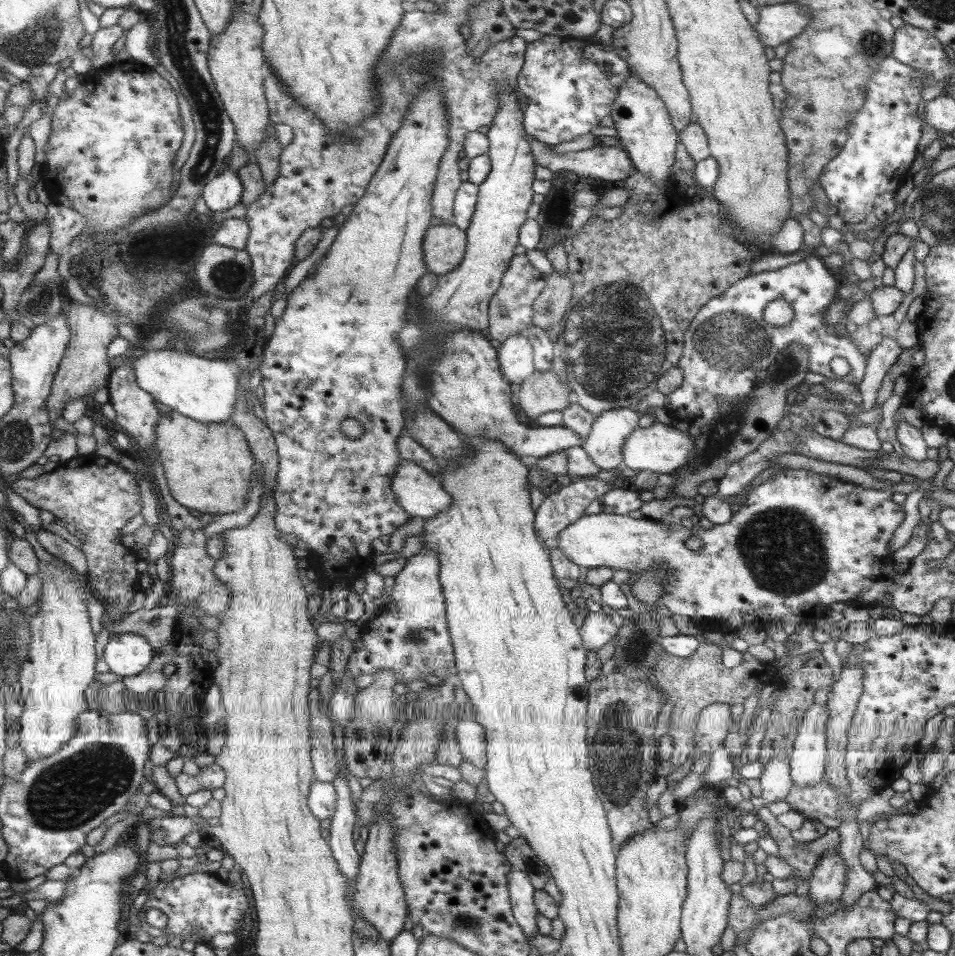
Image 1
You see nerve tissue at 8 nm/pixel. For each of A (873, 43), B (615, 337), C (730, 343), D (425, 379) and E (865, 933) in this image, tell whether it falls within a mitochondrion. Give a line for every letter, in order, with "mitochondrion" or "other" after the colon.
A: mitochondrion
B: mitochondrion
C: mitochondrion
D: other
E: other

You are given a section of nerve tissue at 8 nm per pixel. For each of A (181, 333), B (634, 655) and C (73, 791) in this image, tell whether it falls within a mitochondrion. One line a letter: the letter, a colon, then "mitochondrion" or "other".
A: mitochondrion
B: mitochondrion
C: mitochondrion

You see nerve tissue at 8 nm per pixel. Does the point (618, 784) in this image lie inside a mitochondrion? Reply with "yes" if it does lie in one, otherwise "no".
yes

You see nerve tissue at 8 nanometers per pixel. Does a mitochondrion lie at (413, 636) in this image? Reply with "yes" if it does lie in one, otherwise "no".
yes

